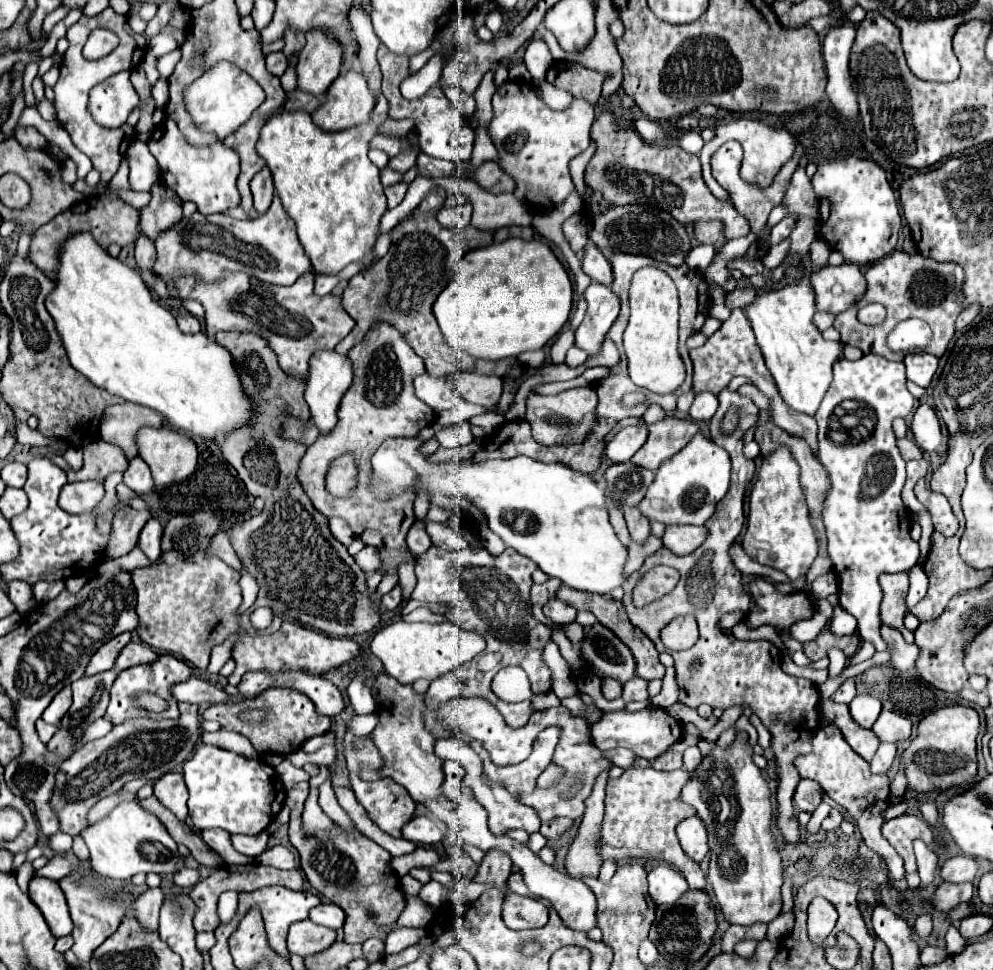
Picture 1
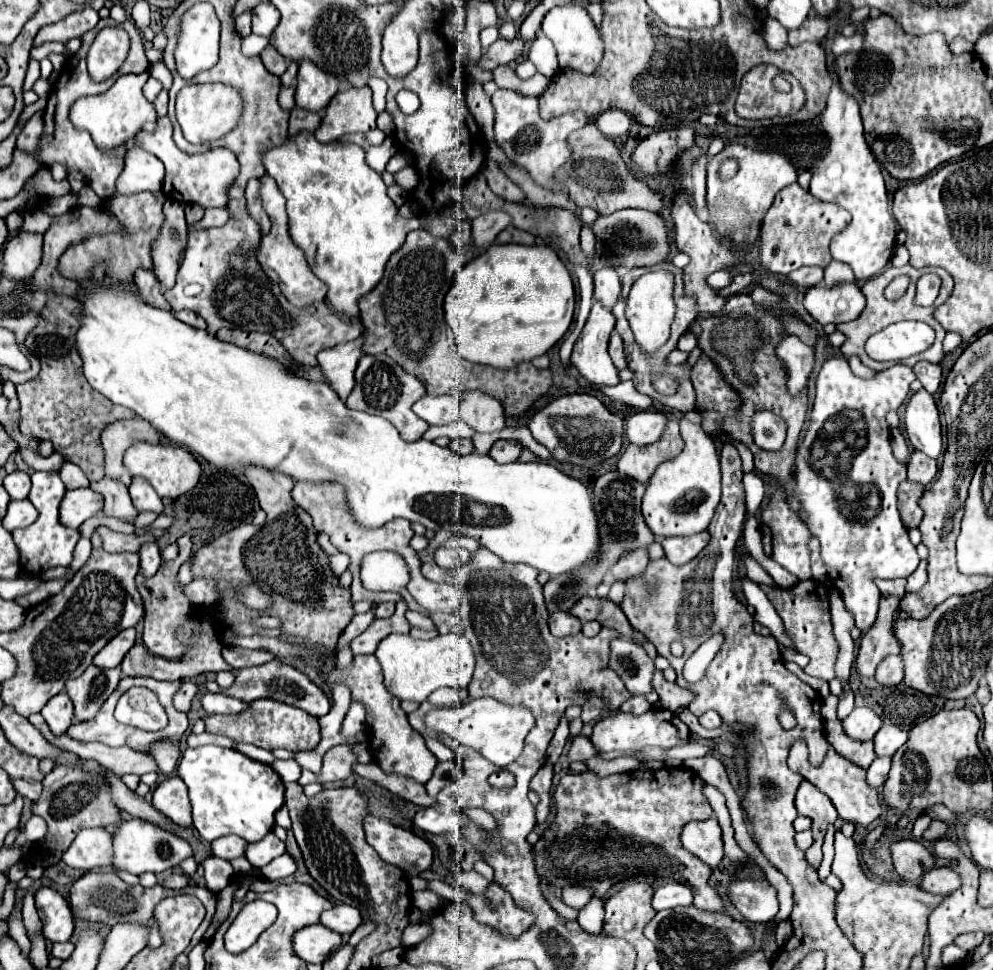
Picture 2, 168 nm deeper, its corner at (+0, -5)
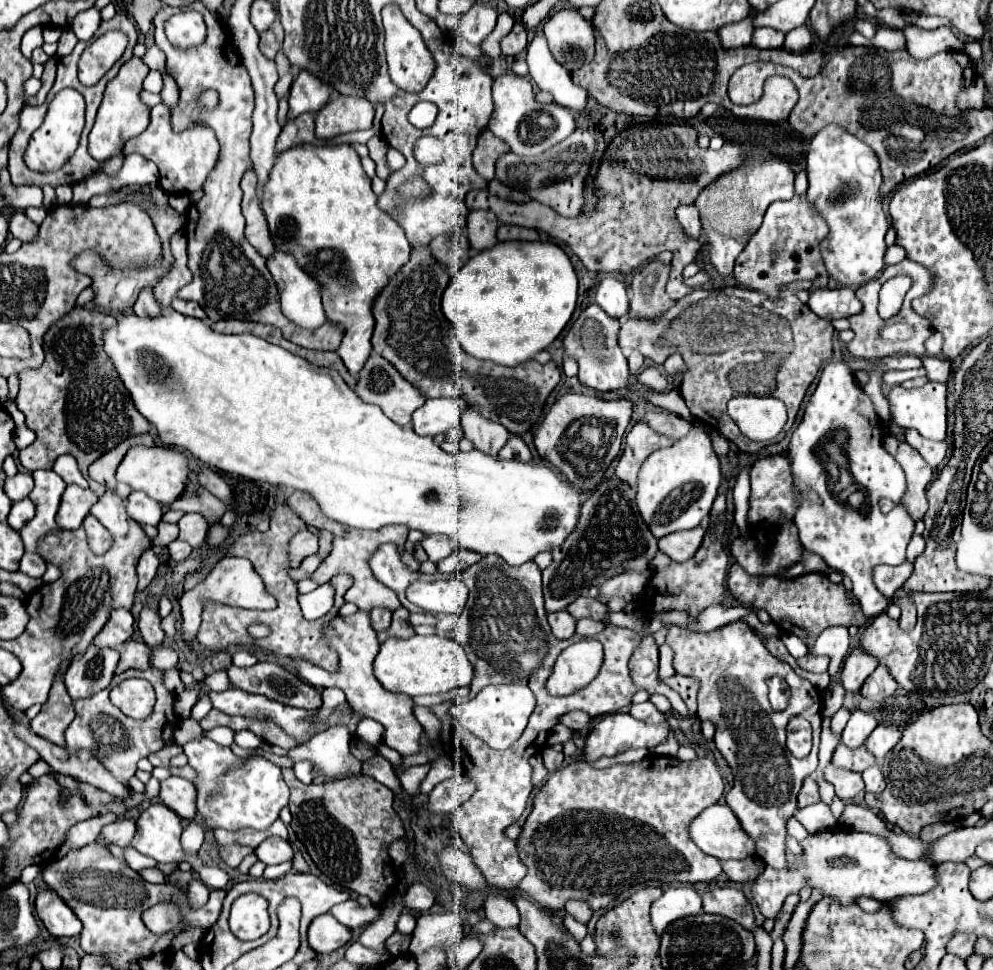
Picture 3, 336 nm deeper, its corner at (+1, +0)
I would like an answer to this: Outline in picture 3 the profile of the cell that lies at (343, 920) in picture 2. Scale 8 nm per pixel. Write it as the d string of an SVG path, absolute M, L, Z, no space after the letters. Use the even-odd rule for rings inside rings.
M348 899L344 903L338 903L332 907L330 911L340 923L344 923L350 929L358 929L358 927L366 927L370 925L378 915L380 909L376 905L368 905L368 907L360 907L360 903L356 899Z

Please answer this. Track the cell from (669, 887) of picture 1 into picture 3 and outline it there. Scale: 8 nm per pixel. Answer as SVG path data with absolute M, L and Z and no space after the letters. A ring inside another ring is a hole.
M670 887L662 893L658 901L654 901L650 911L650 923L654 927L654 933L662 937L668 925L698 913L702 913L702 899L692 887Z

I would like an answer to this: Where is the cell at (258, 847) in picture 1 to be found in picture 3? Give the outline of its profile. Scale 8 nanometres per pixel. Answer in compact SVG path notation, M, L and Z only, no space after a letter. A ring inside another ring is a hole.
M268 837L268 841L262 841L254 851L256 851L258 859L266 865L292 861L292 857L294 857L290 843L284 839L278 839L278 837Z

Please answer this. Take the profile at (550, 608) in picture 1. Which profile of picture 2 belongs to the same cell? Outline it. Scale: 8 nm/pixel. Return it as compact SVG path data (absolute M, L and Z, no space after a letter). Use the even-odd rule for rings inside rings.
M553 612L549 614L549 630L555 636L569 636L581 632L581 622L569 612Z

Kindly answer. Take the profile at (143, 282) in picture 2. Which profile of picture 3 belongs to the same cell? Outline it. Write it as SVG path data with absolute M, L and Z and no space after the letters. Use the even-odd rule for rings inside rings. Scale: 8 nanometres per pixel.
M144 289L134 305L134 313L138 317L158 317L160 315L160 303L156 303L154 295L152 295L152 289Z

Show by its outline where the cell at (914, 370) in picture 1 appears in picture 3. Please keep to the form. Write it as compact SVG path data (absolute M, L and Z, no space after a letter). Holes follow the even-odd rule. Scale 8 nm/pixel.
M922 357L924 361L924 369L928 371L928 379L930 381L940 381L940 383L946 383L948 377L950 377L950 369L952 369L952 363L946 361L946 359L940 359L940 357Z

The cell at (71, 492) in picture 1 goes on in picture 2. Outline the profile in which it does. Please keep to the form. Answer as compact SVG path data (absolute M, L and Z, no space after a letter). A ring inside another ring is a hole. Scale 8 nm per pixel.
M91 488L67 490L61 500L61 524L79 528L85 520L103 510L103 496Z

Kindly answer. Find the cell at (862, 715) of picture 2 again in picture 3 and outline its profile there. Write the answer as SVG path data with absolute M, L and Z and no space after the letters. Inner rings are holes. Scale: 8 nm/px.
M858 709L852 711L850 721L842 731L842 743L850 749L864 745L864 741L876 729L876 725L878 725L878 721L874 719L872 713L864 713L864 711L858 711Z

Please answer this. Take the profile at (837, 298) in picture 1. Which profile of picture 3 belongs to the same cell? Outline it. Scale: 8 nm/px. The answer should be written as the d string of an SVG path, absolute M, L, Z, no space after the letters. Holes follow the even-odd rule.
M838 287L838 289L814 289L810 291L808 307L822 319L834 321L842 317L852 317L860 313L862 305L854 295L854 289L850 287Z

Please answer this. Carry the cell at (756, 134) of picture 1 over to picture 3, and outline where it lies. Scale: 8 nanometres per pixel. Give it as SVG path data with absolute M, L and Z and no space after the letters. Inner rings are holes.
M752 161L752 163L744 165L744 169L738 169L736 173L728 173L724 177L718 177L714 181L714 185L706 187L700 193L700 197L694 203L698 213L700 213L702 231L704 231L700 241L706 245L710 263L714 265L718 275L722 275L722 277L730 277L732 275L736 257L742 253L742 249L746 247L750 237L758 231L768 205L774 203L774 201L786 201L786 199L792 199L792 197L794 197L794 173L788 167L788 163L784 163L784 161Z

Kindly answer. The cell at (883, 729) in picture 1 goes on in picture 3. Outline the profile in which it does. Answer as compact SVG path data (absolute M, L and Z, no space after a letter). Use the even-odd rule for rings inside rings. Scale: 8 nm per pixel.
M880 724L868 737L866 747L876 759L882 759L886 753L889 753L895 747L899 740L900 729L898 727Z

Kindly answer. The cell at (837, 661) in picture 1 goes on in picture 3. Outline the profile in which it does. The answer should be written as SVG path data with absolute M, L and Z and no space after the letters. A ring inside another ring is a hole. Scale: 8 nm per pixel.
M840 709L840 711L832 717L832 721L830 721L832 733L842 733L844 725L848 723L848 717L850 717L850 711L848 711L848 709Z

